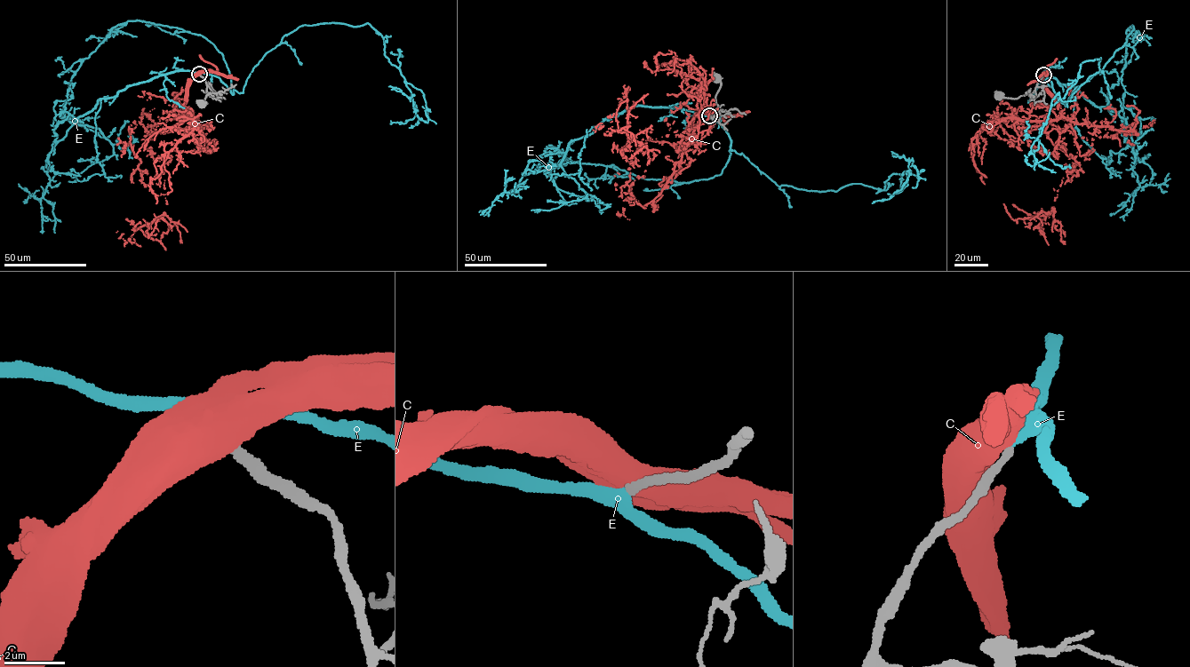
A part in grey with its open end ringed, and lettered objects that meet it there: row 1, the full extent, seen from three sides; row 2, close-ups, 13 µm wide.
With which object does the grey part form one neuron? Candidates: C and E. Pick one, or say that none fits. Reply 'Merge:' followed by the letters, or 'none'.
Merge: E

